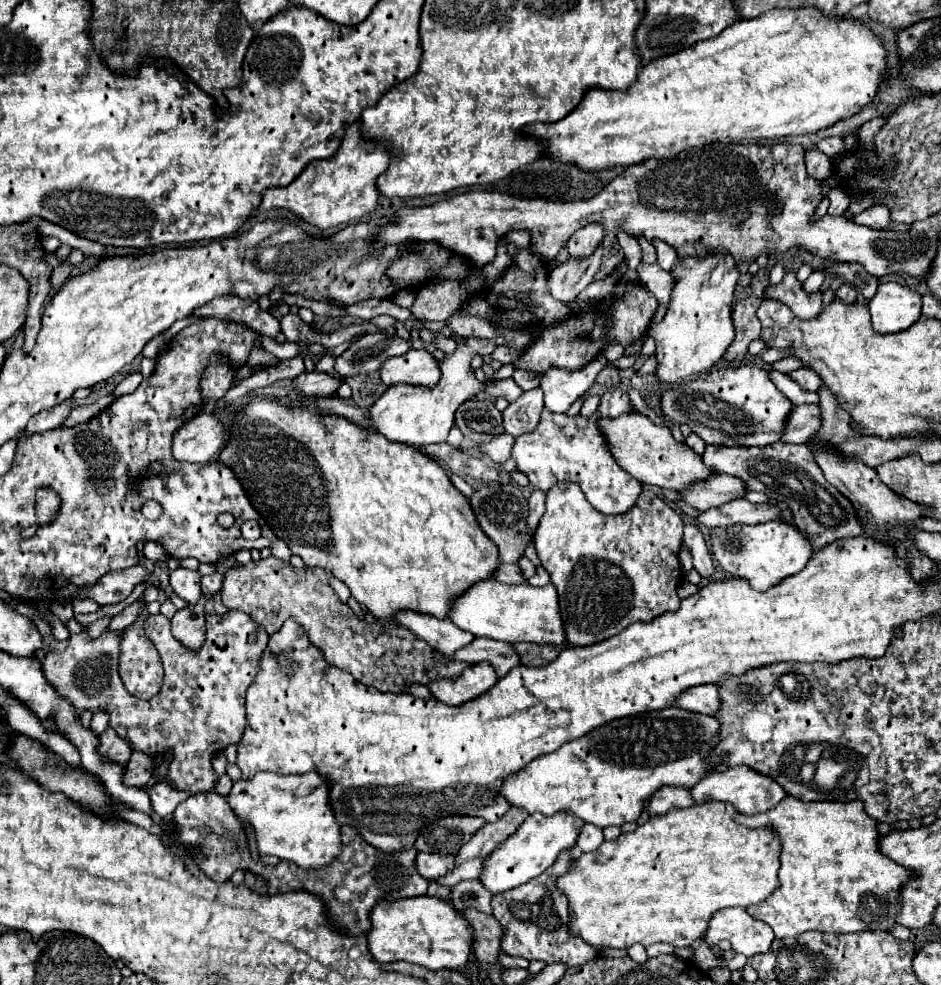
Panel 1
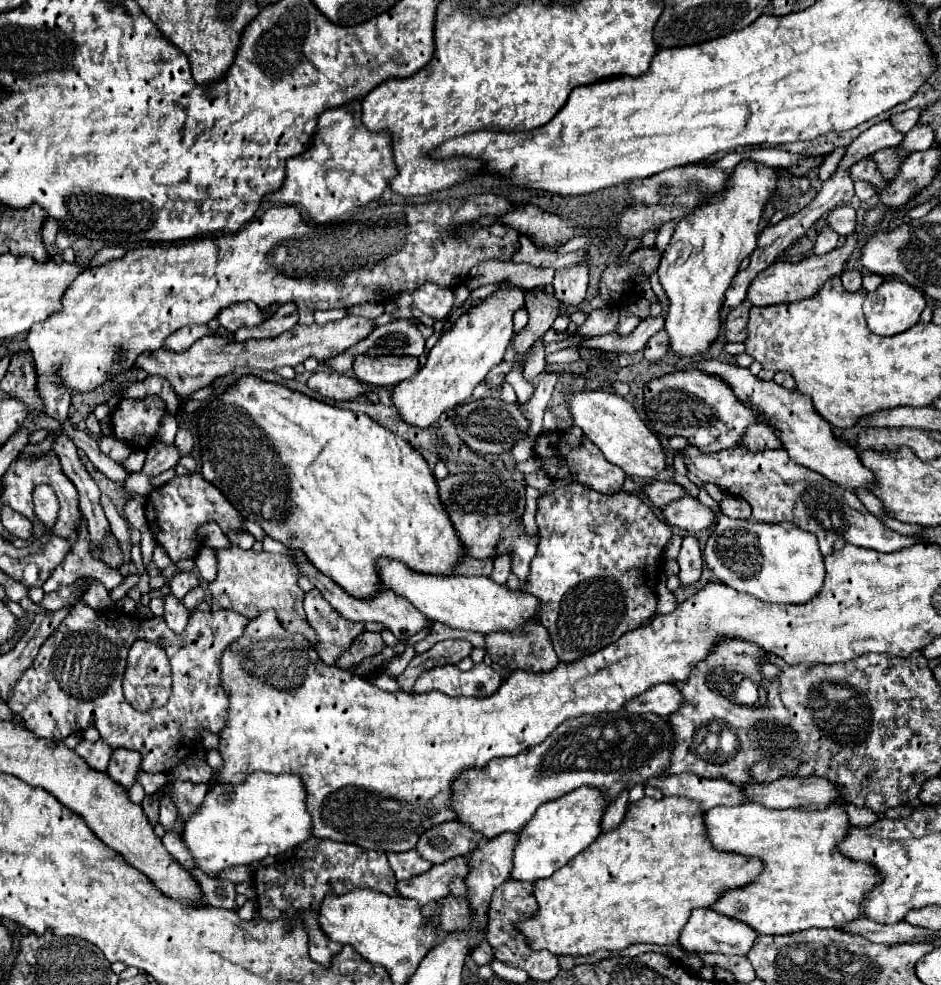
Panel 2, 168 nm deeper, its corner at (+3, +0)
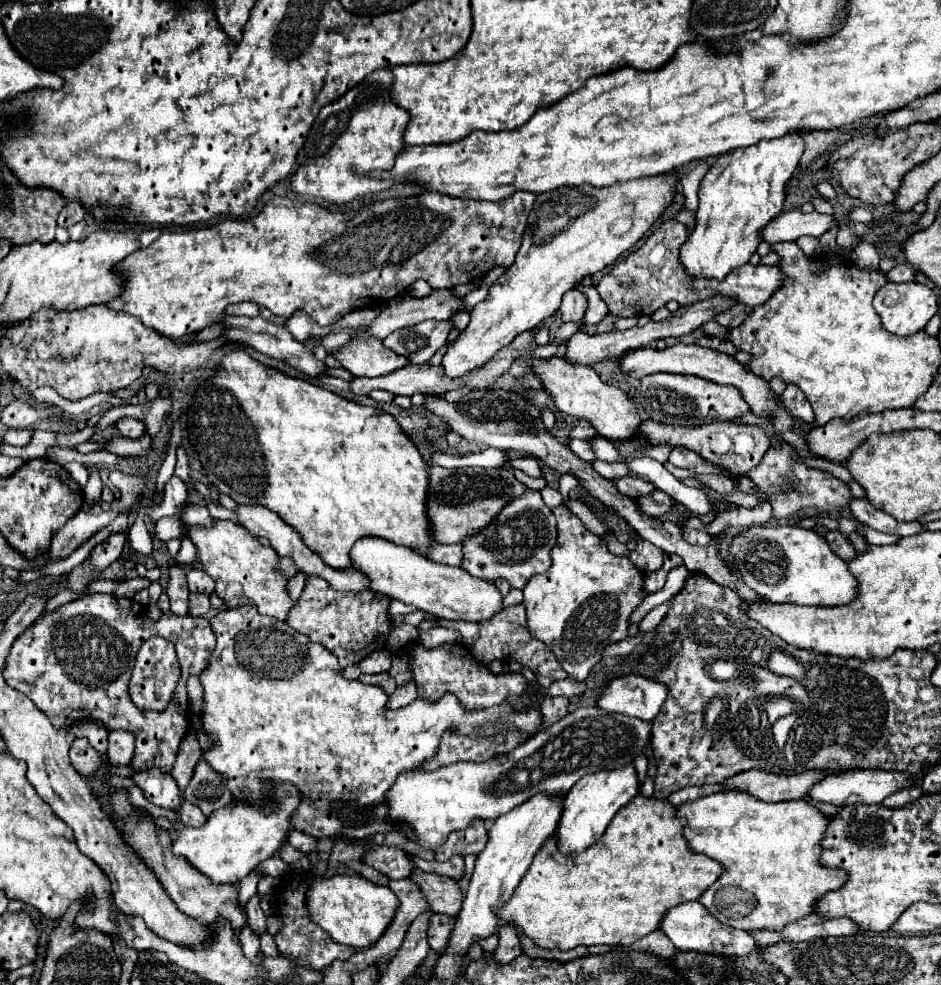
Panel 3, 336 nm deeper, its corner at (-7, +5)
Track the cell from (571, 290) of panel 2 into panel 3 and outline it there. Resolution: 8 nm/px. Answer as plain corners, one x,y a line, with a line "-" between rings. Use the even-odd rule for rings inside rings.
572,289
568,291
564,297
562,297
562,305
560,305
560,315
564,321
578,321
582,323
582,315
588,307
588,297
578,291
578,289

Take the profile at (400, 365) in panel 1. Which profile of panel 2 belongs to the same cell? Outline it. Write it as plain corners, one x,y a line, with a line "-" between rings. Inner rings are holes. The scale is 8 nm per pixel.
356,356
354,358
354,376
370,386
392,388
398,382
410,378
420,368
416,358
410,356

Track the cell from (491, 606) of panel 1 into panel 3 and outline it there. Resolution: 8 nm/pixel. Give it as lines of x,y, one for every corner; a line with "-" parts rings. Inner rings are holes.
378,537
360,539
352,547
350,557
354,559
354,567
368,575
370,587
374,591
388,595
390,599
398,599
402,603
414,605
420,611
432,613
436,617
450,621
482,623
486,619
492,619
496,613
504,609
502,603
504,597
494,583
484,579
474,579
462,567
434,563
428,557
410,551
408,547
394,545
386,539
378,539

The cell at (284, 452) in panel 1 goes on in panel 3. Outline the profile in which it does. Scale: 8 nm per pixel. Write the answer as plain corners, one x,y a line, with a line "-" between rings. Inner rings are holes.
242,349
228,353
222,363
220,363
220,371
216,377
212,377
208,383
204,383
196,395
194,401
188,409
188,431
190,431
190,443
194,445
204,473
210,479
210,483
214,483
220,493
230,495
236,503
242,505
262,505
274,513
278,513
288,525
292,525
302,537
304,543
330,567
334,569
342,569
342,567
352,567
350,563
350,547
364,537
380,537
386,541
392,541
396,545
402,547
410,547
422,555
428,553
428,549
432,547
432,539
430,539
430,521
426,519
426,487
428,487
428,465
422,457
422,453
418,451
418,447
412,443
412,439
398,427
398,421
390,415
384,413
380,407
364,407
358,405
354,401
348,401
328,389
322,389
318,385
312,385
304,379
296,379
296,377
288,377
276,369
270,369
258,361
254,361
248,353
244,353

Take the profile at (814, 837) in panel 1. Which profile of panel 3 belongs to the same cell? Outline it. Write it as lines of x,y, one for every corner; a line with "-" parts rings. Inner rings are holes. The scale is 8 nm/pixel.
736,791
708,795
696,801
688,801
678,807
678,817
686,817
686,839
690,847
698,853
704,853
712,859
718,859
726,871
722,879
718,879
706,895
698,901
724,925
744,929
744,931
760,931
760,929
780,929
804,919
814,913
814,907
822,895
828,891
840,889
848,875
842,869
832,869
820,863
822,855
822,839
830,817
824,815
814,805
804,799
798,801
782,801
782,803
764,803
750,795
742,795

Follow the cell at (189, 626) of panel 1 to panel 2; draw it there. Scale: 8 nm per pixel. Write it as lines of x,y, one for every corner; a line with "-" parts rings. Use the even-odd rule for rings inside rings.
172,594
164,596
164,620
170,626
170,630
182,632
188,624
188,616
190,612
184,608
184,604
176,596

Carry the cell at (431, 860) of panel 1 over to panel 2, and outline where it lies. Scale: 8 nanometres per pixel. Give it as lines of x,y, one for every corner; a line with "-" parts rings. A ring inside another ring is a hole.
408,850
402,854
388,854
388,862
390,868
394,870
396,880
408,880
432,868
432,864
428,864
428,860
424,860
416,850

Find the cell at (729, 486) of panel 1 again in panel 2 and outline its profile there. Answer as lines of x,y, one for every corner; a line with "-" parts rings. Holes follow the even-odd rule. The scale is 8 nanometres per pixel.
652,482
642,486
642,494
656,506
668,504
668,500
678,500
680,494
686,494
686,490
676,482

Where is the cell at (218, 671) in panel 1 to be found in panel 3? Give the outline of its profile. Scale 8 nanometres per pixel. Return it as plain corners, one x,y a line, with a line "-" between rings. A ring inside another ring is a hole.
92,593
58,607
54,613
44,613
42,617
38,617
38,621
30,625
22,635
18,635
18,639
12,643
12,649
6,657
4,679
12,689
30,697
34,705
58,729
72,727
78,721
90,719
104,723
108,731
122,729
134,733
136,753
132,767
138,771
156,767
168,773
176,761
180,743
188,733
186,679
190,675
200,677
200,673
208,667
210,655
216,647
214,631
206,617
176,617
170,611
162,613
158,621
152,621
146,615
144,605
132,599
114,599
116,607
112,621
104,621
102,627
102,621
96,621
98,597
102,595
-
152,635
174,641
182,667
182,677
174,691
176,707
170,705
164,711
140,711
128,695
134,657
140,645

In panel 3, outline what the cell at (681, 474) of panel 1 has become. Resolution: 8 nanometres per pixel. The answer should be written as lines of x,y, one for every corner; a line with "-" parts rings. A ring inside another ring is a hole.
550,357
550,359
536,359
532,363
532,369
538,375
538,379
544,383
544,389
550,393
560,413
576,419
586,419
596,429
598,435
610,441
626,443
638,437
638,427
642,421
634,401
620,387
602,383
592,367
588,365
572,367
560,357

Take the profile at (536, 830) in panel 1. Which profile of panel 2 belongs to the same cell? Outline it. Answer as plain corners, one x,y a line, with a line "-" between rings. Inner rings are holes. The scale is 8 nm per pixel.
588,786
568,792
568,796
562,796
552,804
544,804
544,808
540,808
540,812
536,812
536,816
530,820
530,824
520,830
520,840
514,852
512,880
534,882
548,878
558,868
568,864
576,854
580,854
586,846
590,846
602,832
600,822
606,810
604,804
608,804
606,794

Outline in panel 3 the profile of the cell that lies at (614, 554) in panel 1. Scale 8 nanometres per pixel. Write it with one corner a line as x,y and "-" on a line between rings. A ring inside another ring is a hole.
558,505
552,513
558,521
558,541
550,551
550,571
534,575
524,587
528,627
554,651
572,679
584,681
602,659
604,649
628,637
630,615
648,595
644,591
646,573
628,555
612,555
604,539
588,531
566,505

